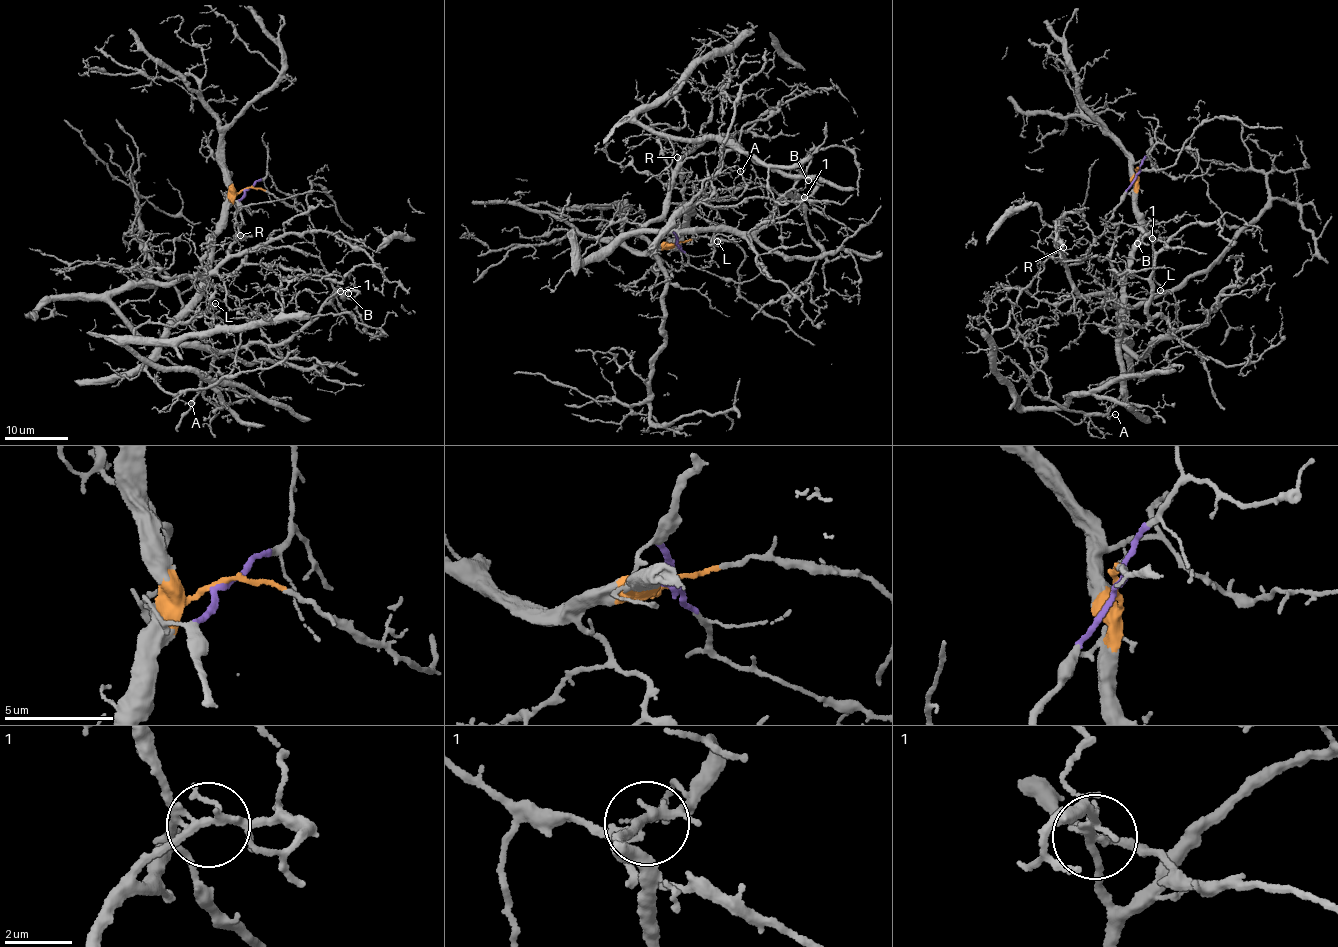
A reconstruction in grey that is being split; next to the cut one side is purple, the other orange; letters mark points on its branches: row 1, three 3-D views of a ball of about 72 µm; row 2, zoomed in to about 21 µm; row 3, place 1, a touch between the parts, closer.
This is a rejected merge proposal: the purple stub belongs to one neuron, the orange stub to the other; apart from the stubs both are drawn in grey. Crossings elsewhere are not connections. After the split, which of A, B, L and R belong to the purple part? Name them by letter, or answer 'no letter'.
B, R

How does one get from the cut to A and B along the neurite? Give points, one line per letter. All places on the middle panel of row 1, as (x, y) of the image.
A: (676, 244), (693, 209), (686, 204), (702, 183), (735, 165), (741, 171)
B: (677, 244), (681, 159), (666, 211), (626, 238), (750, 236), (787, 195), (813, 193), (807, 179)

